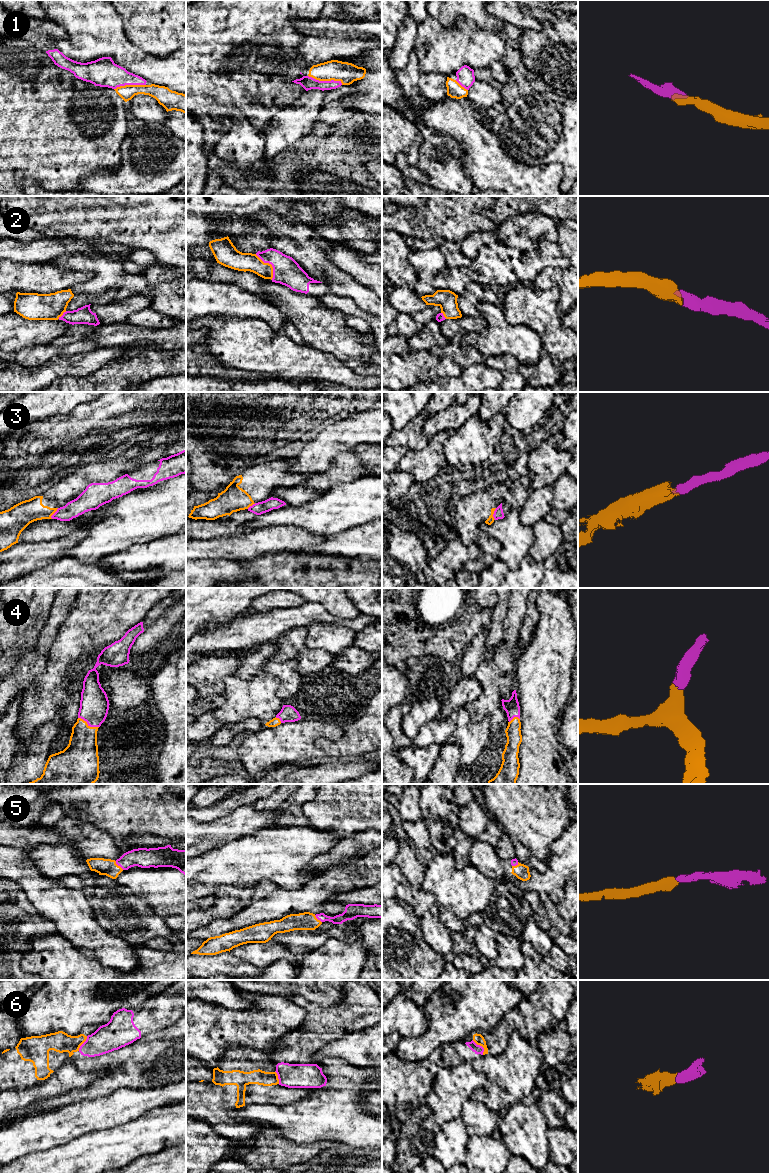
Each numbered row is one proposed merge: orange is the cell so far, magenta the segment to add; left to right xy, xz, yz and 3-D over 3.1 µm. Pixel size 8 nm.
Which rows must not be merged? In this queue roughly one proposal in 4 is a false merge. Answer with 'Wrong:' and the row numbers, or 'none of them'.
Wrong: 3, 6

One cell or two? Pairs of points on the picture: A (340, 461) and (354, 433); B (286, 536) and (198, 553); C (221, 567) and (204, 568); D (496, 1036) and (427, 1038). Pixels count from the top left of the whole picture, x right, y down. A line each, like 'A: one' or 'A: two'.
A: two
B: one
C: one
D: two

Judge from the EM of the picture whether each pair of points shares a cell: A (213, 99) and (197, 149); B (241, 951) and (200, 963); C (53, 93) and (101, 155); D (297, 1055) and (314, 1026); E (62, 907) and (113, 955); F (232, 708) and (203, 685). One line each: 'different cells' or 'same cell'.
A: different cells
B: different cells
C: same cell
D: same cell
E: same cell
F: different cells

